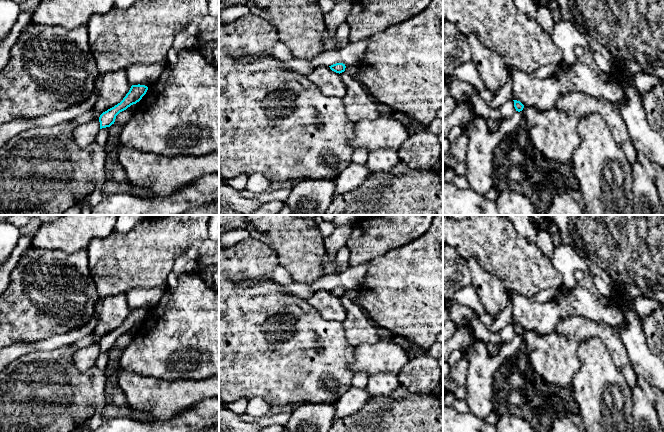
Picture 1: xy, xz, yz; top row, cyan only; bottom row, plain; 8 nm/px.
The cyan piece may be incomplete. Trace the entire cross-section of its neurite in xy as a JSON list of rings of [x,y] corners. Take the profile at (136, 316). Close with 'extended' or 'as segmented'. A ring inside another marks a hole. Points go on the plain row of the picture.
[[[132,309],[129,316],[123,322],[123,324],[114,331],[103,336],[99,341],[100,353],[110,351],[114,348],[116,340],[126,334],[133,328],[139,326],[146,318],[148,311],[145,309]]]; as segmented

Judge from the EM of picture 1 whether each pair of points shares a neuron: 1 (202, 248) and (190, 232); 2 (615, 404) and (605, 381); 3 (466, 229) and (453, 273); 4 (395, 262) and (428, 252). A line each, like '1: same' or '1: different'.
1: different
2: same
3: different
4: same

